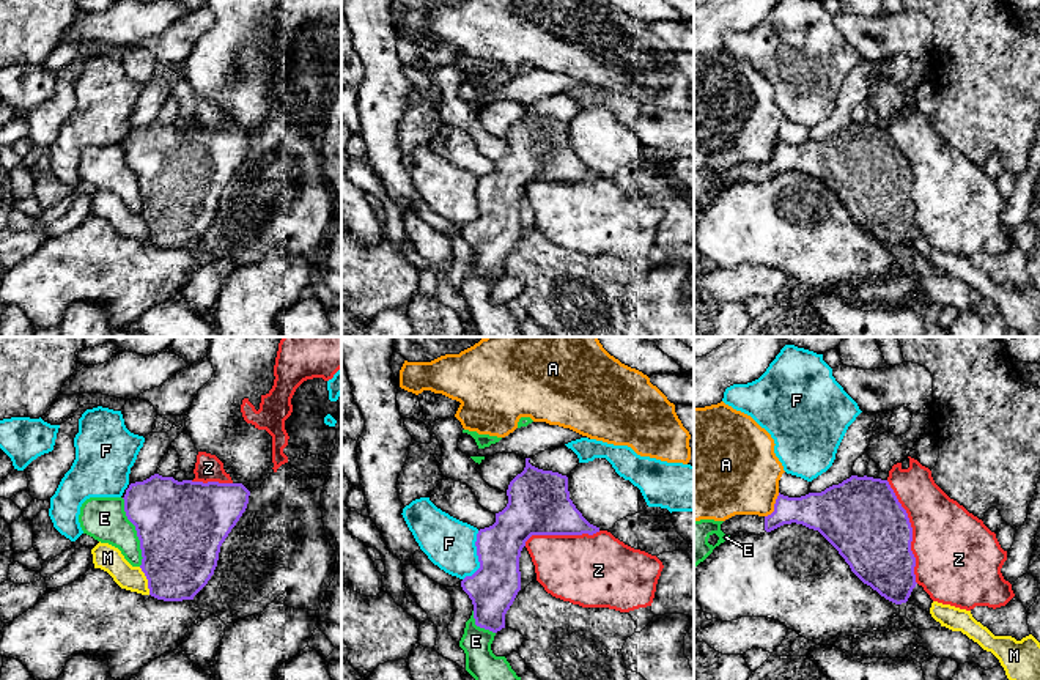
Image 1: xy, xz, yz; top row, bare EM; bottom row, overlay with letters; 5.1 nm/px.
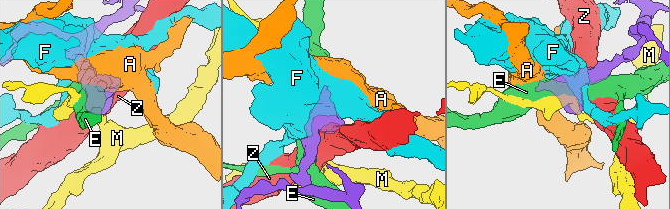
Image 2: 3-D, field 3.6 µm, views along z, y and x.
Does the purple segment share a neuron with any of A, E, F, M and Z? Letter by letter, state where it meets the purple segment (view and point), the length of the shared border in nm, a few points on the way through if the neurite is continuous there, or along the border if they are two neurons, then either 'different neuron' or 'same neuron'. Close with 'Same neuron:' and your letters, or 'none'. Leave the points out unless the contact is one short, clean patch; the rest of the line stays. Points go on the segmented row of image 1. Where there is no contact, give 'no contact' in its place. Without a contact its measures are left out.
A: yz (774, 506) | 150 nm | along yz (779, 493), (774, 509), (765, 517) | different neuron
E: xy (137, 532) | 360 nm | different neuron
F: xz (479, 558) | 260 nm | along xz (479, 531), (475, 542), (479, 567), (463, 580) | different neuron
M: xy (148, 581) | 160 nm | along xy (139, 567), (147, 580), (150, 594) | different neuron
Z: yz (911, 532) | 550 nm | different neuron
Same neuron: none

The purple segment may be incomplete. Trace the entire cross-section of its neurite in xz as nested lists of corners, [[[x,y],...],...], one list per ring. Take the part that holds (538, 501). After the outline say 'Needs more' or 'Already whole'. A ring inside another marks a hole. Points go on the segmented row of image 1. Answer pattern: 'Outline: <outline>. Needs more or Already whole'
Outline: [[[529,463],[508,485],[507,507],[496,513],[496,523],[477,534],[480,568],[461,581],[463,590],[474,604],[475,625],[492,633],[505,628],[505,614],[521,590],[519,557],[532,535],[593,535],[599,527],[590,524],[570,499],[568,477],[543,471]]]. Already whole

